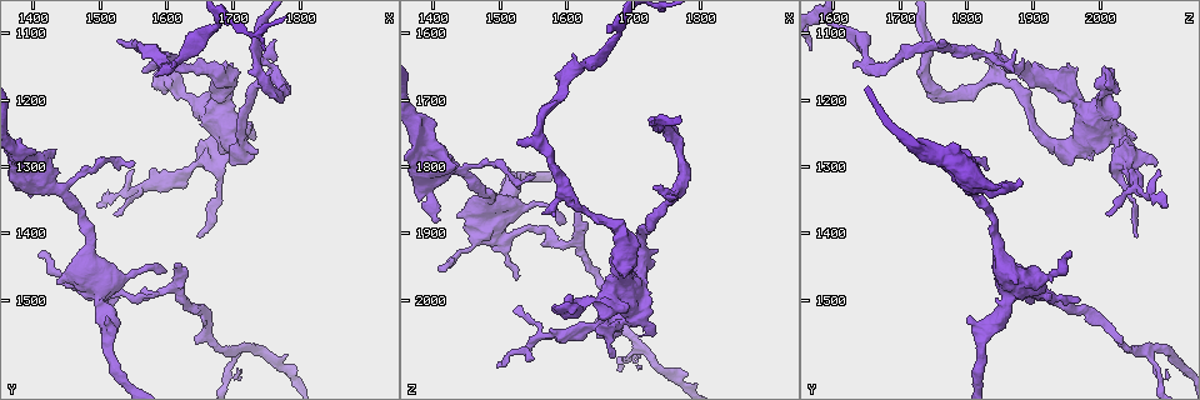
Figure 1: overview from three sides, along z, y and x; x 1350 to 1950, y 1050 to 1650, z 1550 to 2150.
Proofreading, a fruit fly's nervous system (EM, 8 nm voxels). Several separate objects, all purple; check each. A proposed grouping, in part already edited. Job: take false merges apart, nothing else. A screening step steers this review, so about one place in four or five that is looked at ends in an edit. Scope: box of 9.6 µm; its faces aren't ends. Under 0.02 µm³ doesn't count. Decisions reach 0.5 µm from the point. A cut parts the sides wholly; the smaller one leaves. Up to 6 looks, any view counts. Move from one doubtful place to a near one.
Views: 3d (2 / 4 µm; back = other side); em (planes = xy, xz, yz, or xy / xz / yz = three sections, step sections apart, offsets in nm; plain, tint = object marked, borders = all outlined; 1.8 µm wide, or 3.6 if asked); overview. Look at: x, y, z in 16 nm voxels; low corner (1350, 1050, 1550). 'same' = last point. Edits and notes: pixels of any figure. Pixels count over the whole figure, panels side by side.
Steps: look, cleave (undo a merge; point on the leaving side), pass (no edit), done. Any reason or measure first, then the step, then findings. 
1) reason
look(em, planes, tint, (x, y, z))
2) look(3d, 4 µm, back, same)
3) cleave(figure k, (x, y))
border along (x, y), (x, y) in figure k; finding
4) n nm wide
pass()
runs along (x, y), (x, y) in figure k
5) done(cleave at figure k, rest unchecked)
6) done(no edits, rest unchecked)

abrupt turn
look(3d, 4 µm, back, (1755, 1165, 1840))

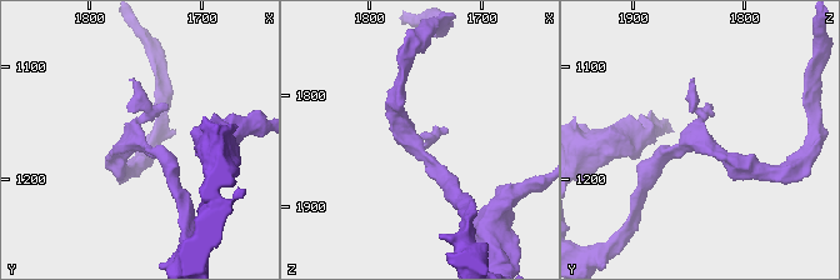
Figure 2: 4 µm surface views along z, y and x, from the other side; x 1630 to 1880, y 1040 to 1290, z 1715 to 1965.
look(em, xz, step 16, tint, (1762, 1166, 1844))

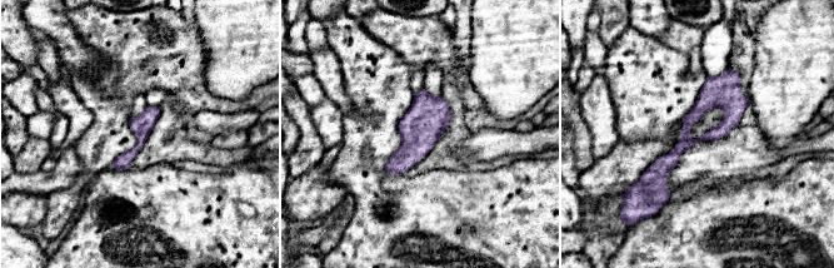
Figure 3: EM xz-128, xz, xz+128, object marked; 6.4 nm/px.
pass()
runs along (734, 74), (660, 169), (663, 198) in figure 3; one neuron here

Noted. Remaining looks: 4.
look(em, planes, tint, (1705, 1245, 2015))

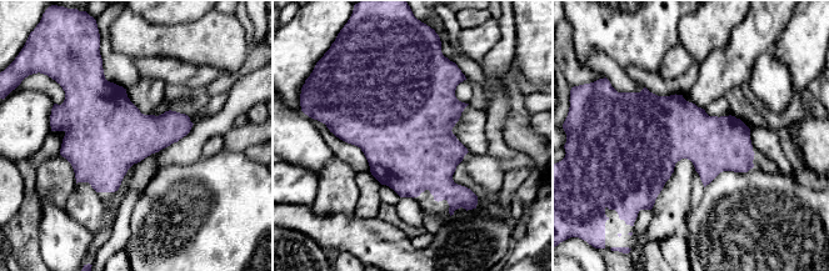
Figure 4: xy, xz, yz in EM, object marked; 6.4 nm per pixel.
400 nm wide
pass()
continuous, no second neuron

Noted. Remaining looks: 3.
three-way junction
look(3d, 4 µm, (1700, 1575, 2060))

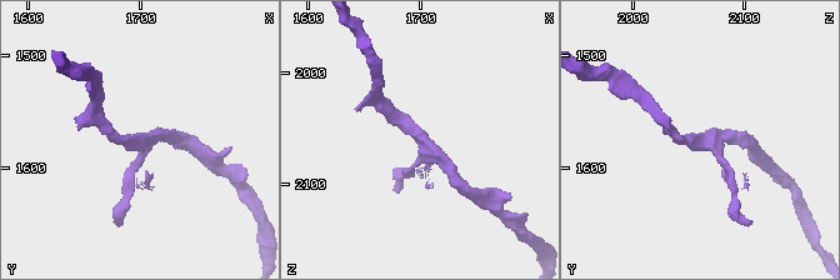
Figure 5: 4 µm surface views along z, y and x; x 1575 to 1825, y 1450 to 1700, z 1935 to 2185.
3 arms
look(em, planes, tint, (1702, 1578, 2060))

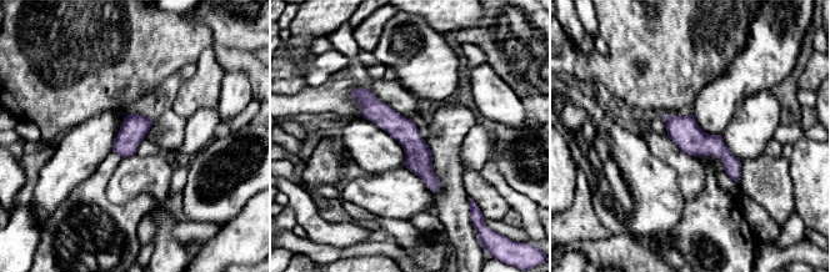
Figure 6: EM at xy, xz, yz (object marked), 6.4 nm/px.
pass()
runs along (355, 92), (416, 149), (435, 187) in figure 6; continuous, no second neuron

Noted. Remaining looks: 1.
done(no edits, rest unchecked)

